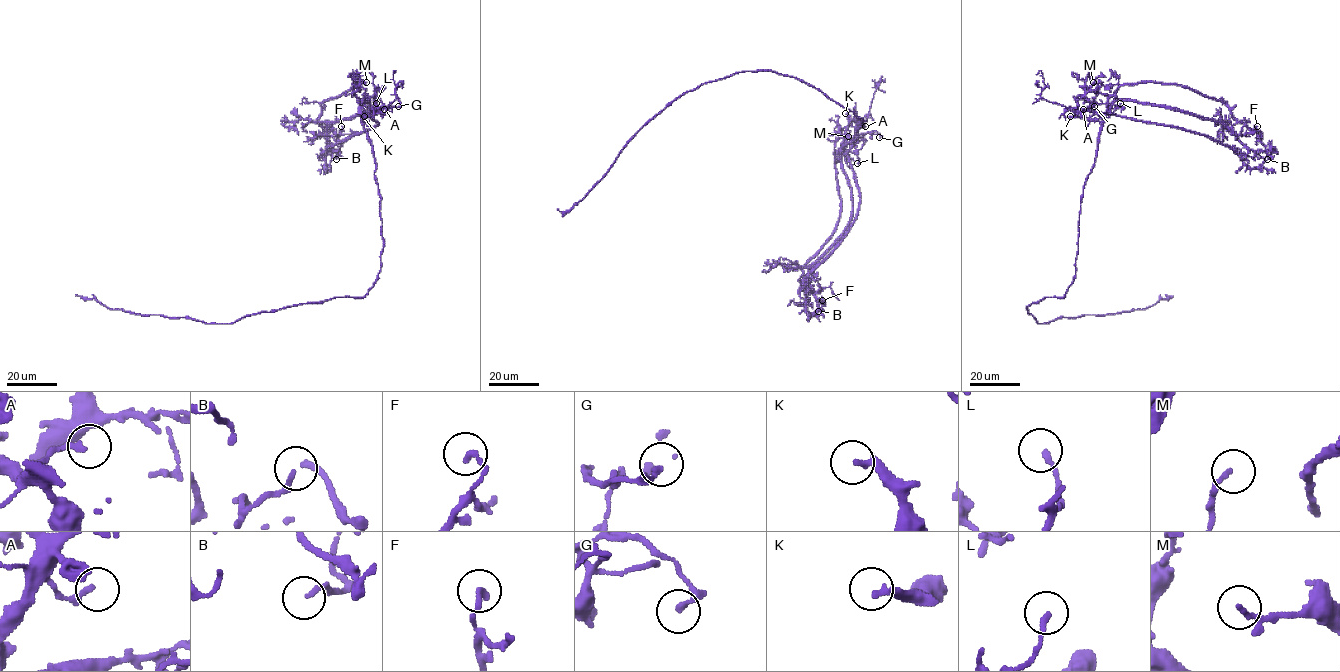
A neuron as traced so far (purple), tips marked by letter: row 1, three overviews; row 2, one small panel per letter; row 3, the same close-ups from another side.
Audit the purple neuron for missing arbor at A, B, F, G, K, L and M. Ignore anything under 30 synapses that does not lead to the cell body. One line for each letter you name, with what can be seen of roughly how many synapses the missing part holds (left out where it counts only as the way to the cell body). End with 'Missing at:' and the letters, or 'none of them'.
K: about 45 synapses
Missing at: K

